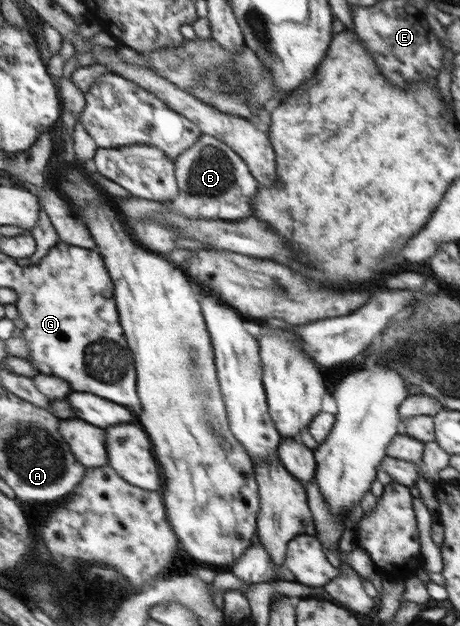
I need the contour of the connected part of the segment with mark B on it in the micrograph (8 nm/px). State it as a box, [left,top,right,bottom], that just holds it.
[165,134,260,221]

